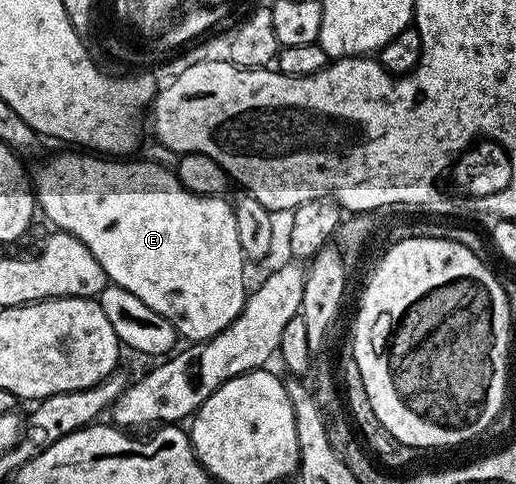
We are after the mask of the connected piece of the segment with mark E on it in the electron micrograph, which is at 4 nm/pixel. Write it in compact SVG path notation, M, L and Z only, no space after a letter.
M73 152L77 154L57 154L54 156L50 162L45 162L41 167L36 171L35 169L31 174L31 181L33 184L33 189L35 191L35 197L37 200L37 205L39 207L40 213L43 215L46 214L47 217L50 218L51 221L54 222L56 229L58 231L64 232L66 234L70 234L71 236L75 236L81 243L86 246L91 252L91 256L95 256L95 260L99 260L99 264L103 268L103 272L105 273L106 279L114 286L122 286L123 288L127 288L127 292L131 292L135 296L139 296L139 300L143 300L143 304L147 304L147 308L151 308L155 312L159 312L159 316L163 316L167 319L168 322L175 327L178 332L178 335L182 339L188 340L190 343L195 342L205 342L209 338L214 338L216 334L219 332L223 332L227 329L228 326L233 323L233 321L239 317L241 314L241 309L245 306L245 300L247 297L247 289L245 290L245 266L247 267L247 259L245 257L245 253L241 251L239 248L239 228L235 228L235 212L233 211L232 205L224 197L214 196L214 195L201 195L195 194L193 191L189 191L187 187L184 186L177 177L176 173L172 169L161 166L159 163L155 162L147 162L144 160L137 160L137 162L117 162L121 160L114 160L109 156L94 156L89 152Z

